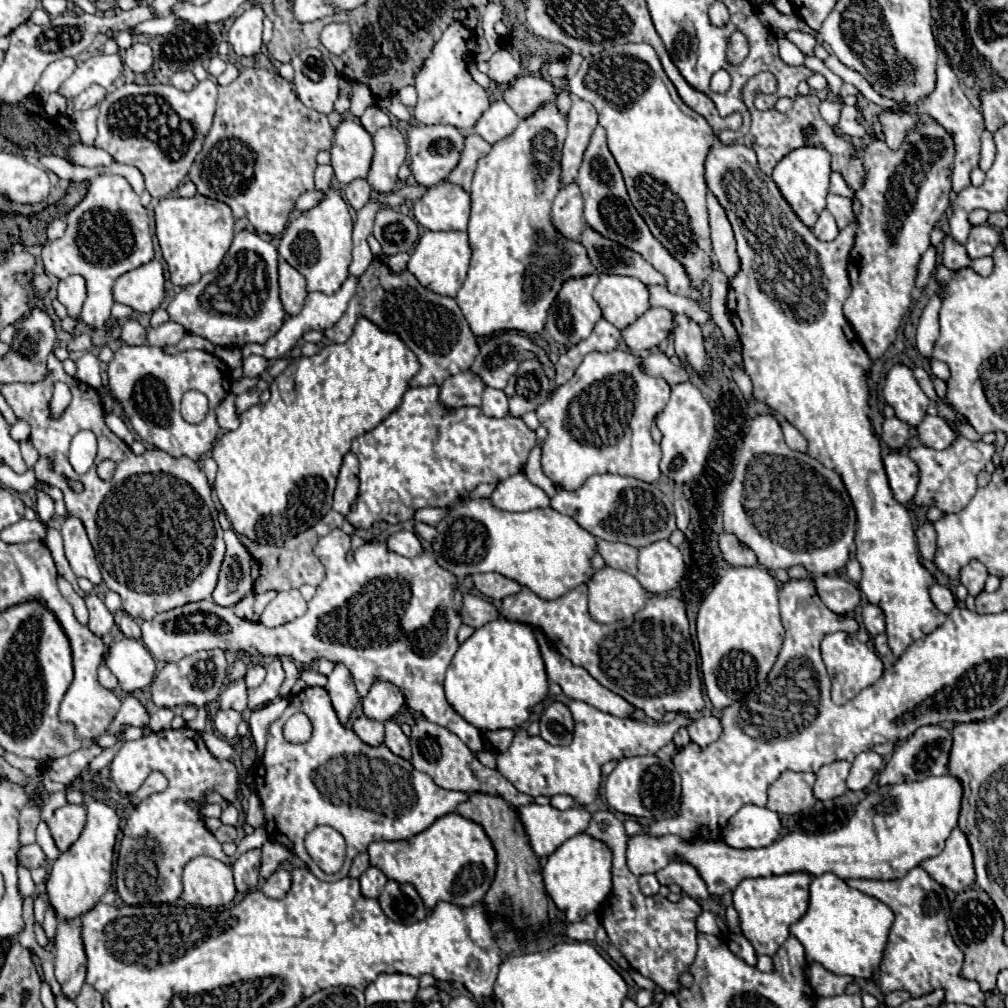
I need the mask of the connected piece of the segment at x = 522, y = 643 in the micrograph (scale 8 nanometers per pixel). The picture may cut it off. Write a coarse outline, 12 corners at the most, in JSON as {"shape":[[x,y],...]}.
{"shape":[[505,618],[455,652],[445,696],[469,724],[523,726],[547,694],[529,626]]}

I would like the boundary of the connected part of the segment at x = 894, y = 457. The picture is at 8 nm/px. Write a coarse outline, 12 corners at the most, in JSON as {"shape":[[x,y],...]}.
{"shape":[[907,452],[883,458],[889,484],[901,504],[919,484],[917,464]]}

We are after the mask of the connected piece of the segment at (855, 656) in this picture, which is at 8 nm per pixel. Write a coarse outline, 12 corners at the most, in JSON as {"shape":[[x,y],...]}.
{"shape":[[855,634],[823,638],[831,698],[845,704],[883,674],[879,656]]}

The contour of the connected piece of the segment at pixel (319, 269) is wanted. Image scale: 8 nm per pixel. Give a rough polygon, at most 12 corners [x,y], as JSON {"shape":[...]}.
{"shape":[[331,188],[287,224],[279,256],[309,292],[349,276],[353,220]]}

